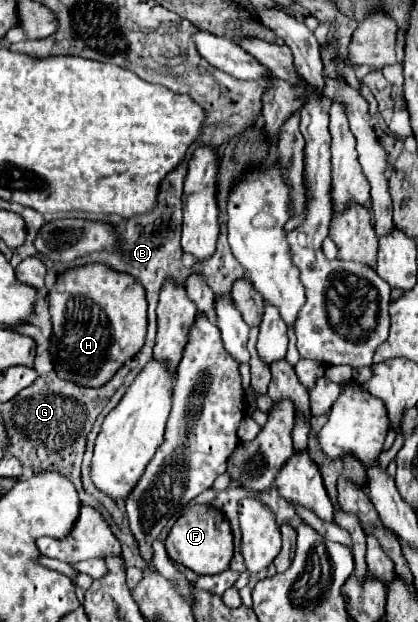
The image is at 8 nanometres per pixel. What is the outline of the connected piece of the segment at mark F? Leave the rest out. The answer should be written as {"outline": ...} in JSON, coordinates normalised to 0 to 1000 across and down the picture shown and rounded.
{"outline":[[[464,810],[455,814],[411,846],[397,865],[402,894],[421,904],[435,904],[469,923],[522,923],[536,920],[560,894],[560,862],[550,839],[531,830],[531,823],[507,823],[512,814]]]}

